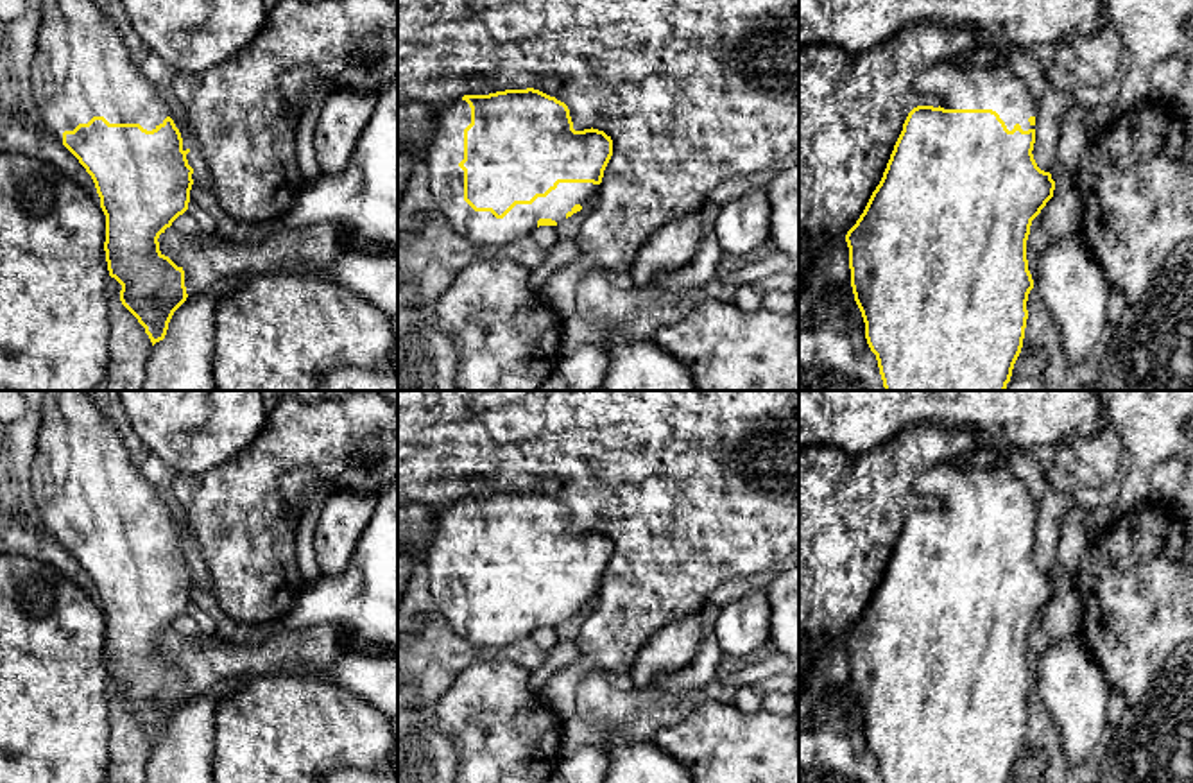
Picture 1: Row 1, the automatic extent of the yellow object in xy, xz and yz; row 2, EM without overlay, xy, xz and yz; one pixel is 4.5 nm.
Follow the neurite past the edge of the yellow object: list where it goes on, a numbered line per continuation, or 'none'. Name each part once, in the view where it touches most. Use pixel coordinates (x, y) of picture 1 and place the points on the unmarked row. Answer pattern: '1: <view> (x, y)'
1: xz (446, 581)

